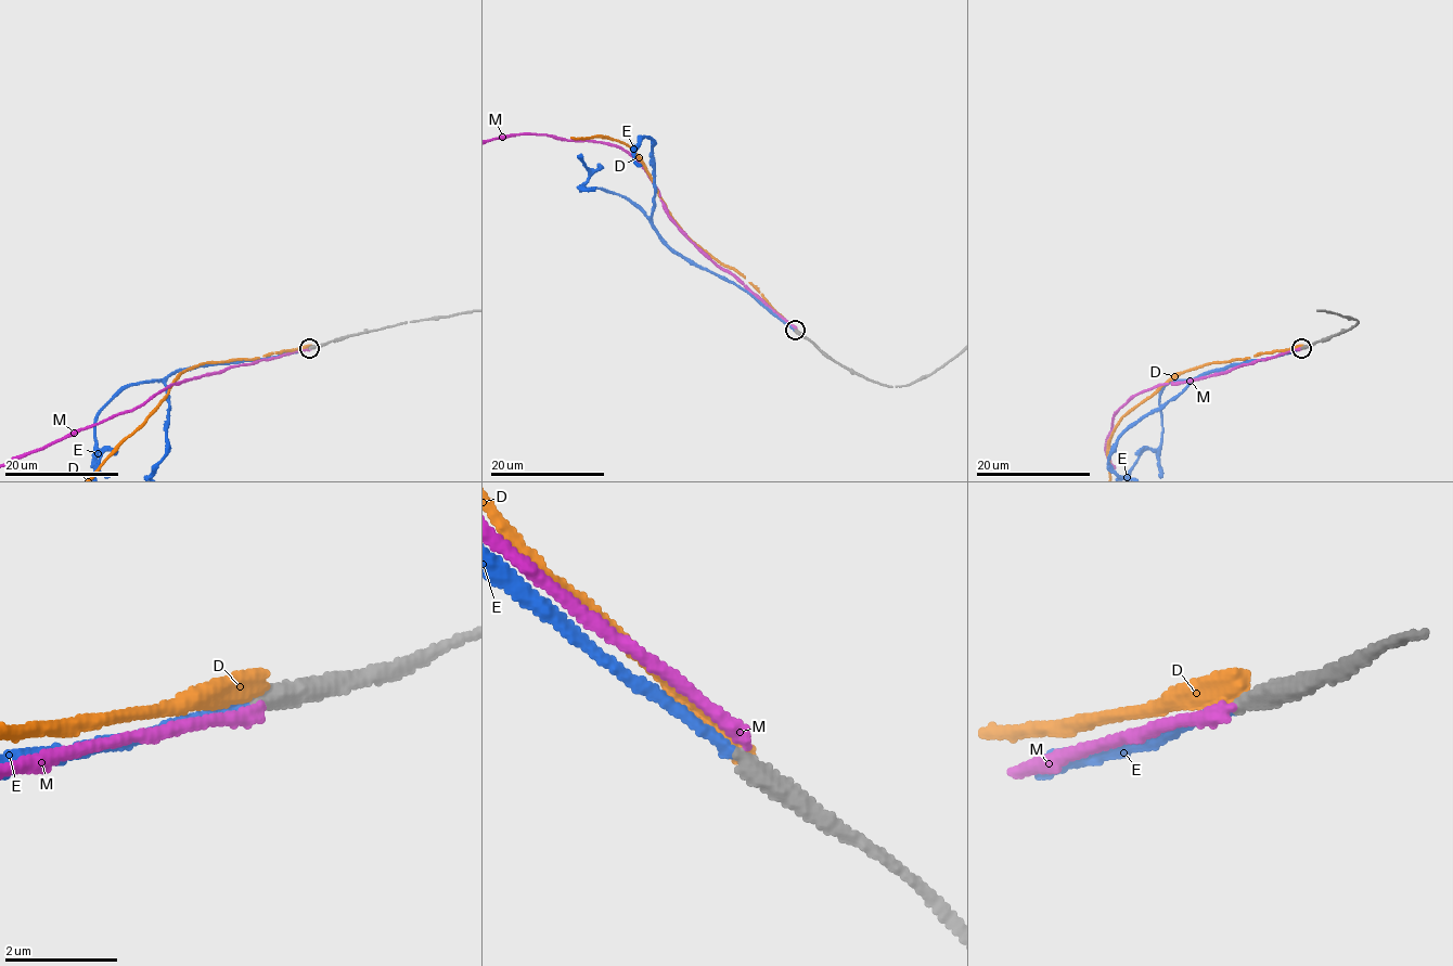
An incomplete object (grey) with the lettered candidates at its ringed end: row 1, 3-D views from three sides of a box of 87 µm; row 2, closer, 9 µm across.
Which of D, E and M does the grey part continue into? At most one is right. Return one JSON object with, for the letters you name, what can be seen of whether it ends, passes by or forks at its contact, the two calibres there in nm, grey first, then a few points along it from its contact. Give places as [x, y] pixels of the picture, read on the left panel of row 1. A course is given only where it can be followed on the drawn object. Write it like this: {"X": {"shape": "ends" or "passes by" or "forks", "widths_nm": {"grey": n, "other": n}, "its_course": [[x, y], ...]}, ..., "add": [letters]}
{"E": {"shape": "ends", "widths_nm": {"grey": 380, "other": 200}}, "add": ["E"]}

